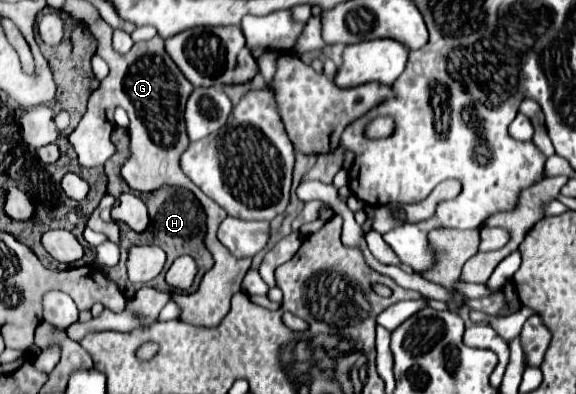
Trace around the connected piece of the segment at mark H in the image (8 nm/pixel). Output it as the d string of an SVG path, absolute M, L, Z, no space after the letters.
M163 187L161 189L161 197L145 197L143 195L143 201L145 201L145 205L149 209L149 229L145 229L143 233L135 233L135 231L129 231L129 229L121 231L121 243L123 243L121 261L115 267L105 269L105 275L111 281L115 281L125 295L129 295L129 279L127 279L127 273L125 273L127 251L129 251L129 247L139 245L139 243L151 243L151 245L159 245L161 249L165 249L165 253L167 253L167 267L169 267L169 263L173 259L177 259L181 255L191 255L197 261L197 265L199 265L199 273L197 273L197 279L195 279L195 283L199 285L201 277L215 263L211 253L209 253L209 249L205 247L205 233L207 233L205 219L207 217L205 217L205 211L203 211L201 203L197 201L197 197L191 191L179 189L179 187Z

